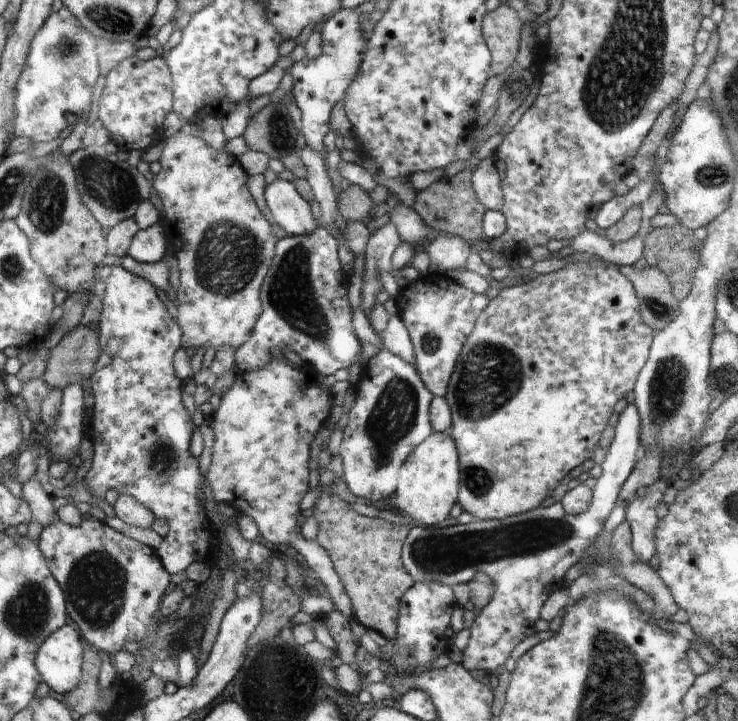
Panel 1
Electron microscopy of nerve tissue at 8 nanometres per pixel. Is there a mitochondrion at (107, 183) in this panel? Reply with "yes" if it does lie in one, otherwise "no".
yes

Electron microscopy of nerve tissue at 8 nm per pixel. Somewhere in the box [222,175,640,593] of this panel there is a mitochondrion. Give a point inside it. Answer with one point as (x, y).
(434, 552)

